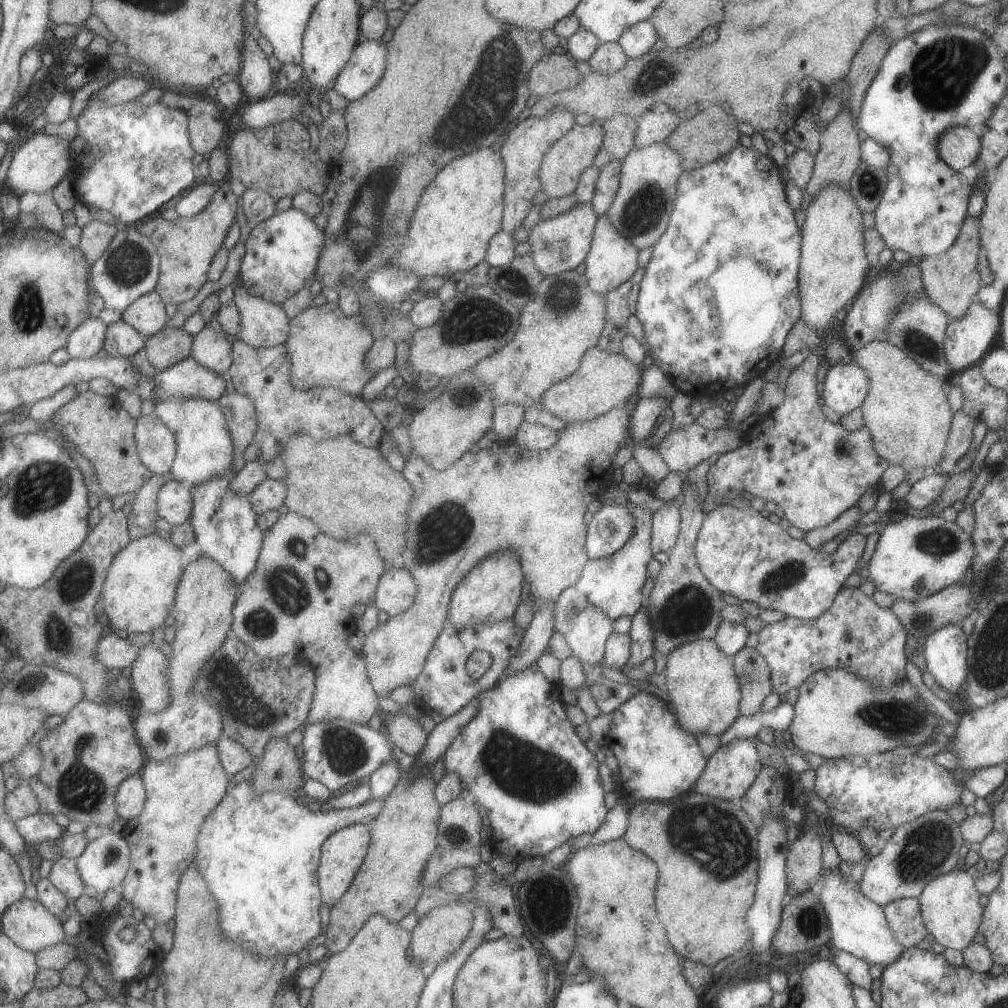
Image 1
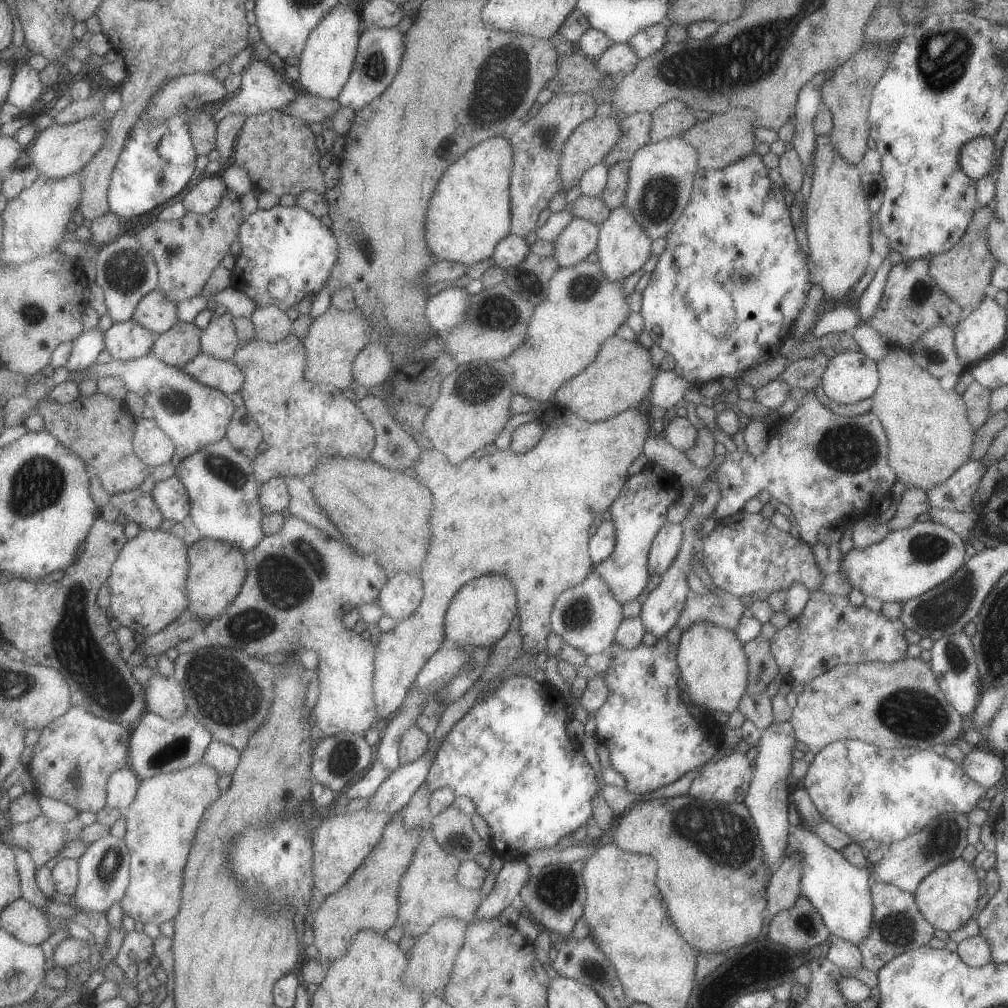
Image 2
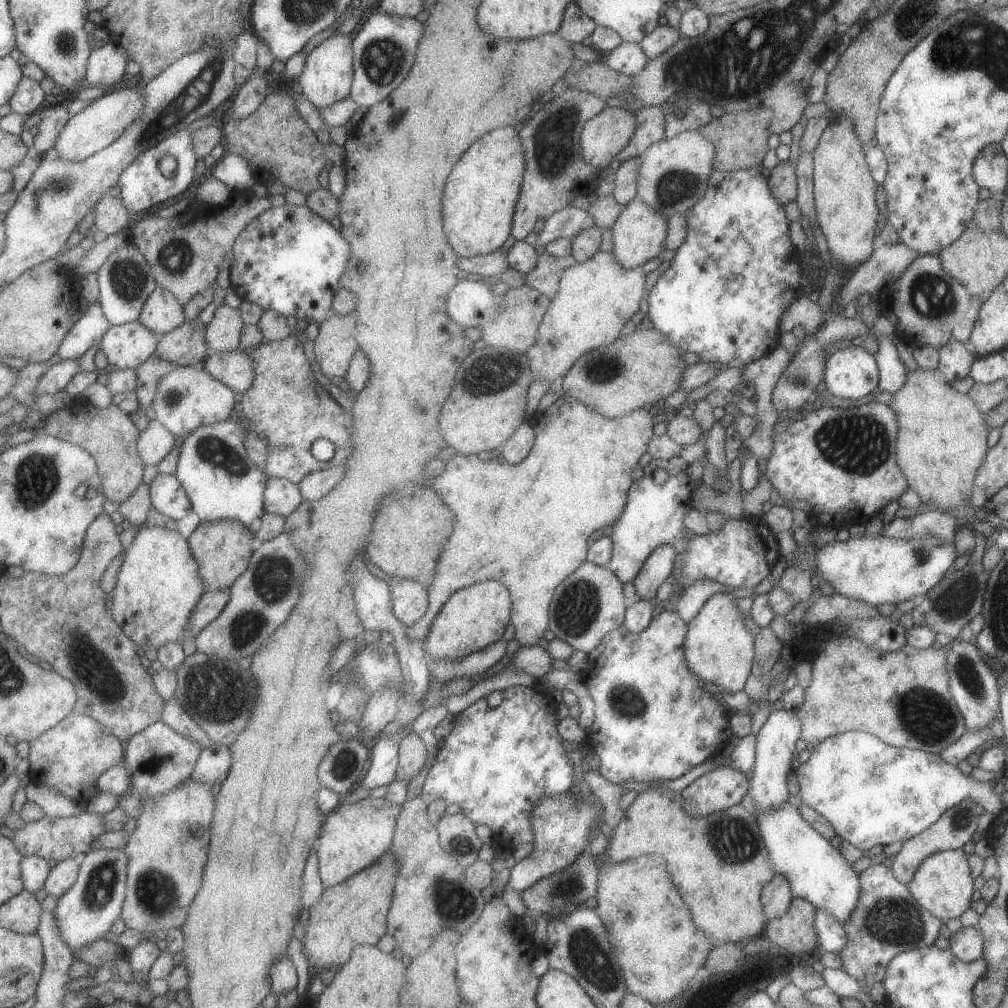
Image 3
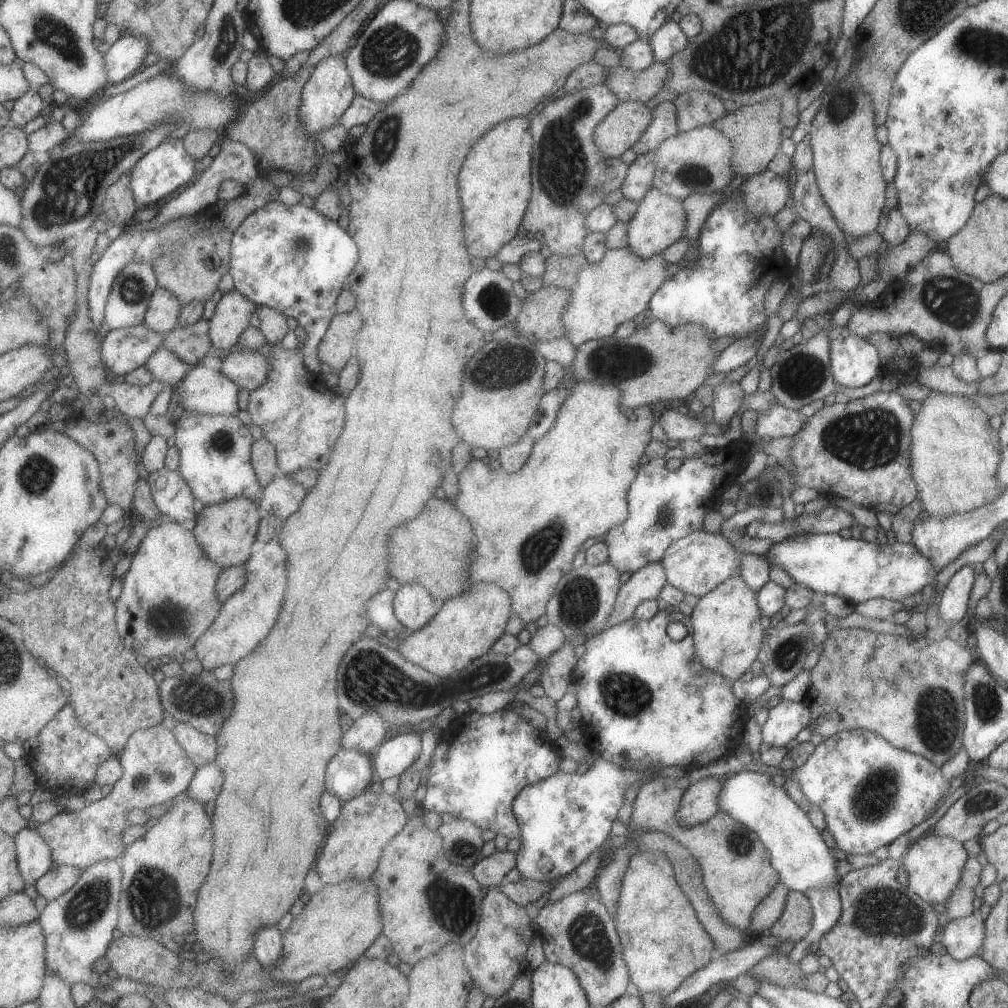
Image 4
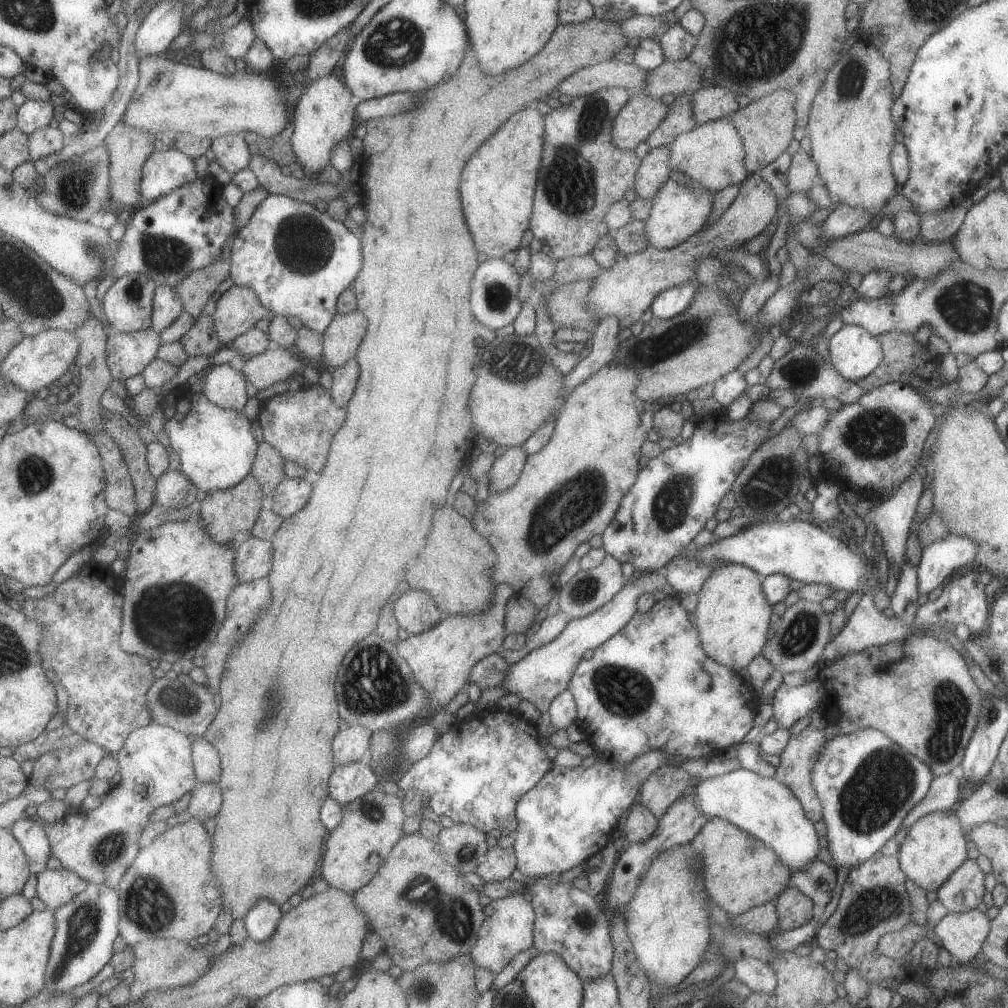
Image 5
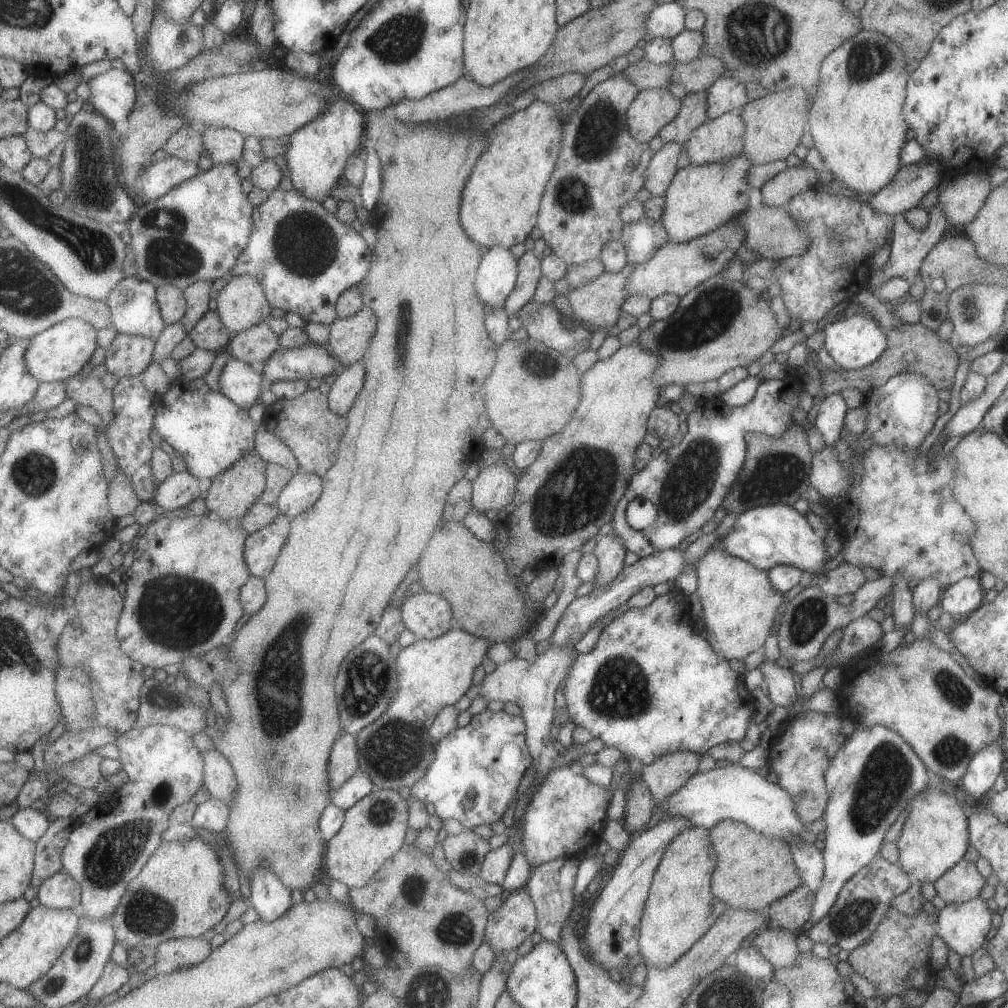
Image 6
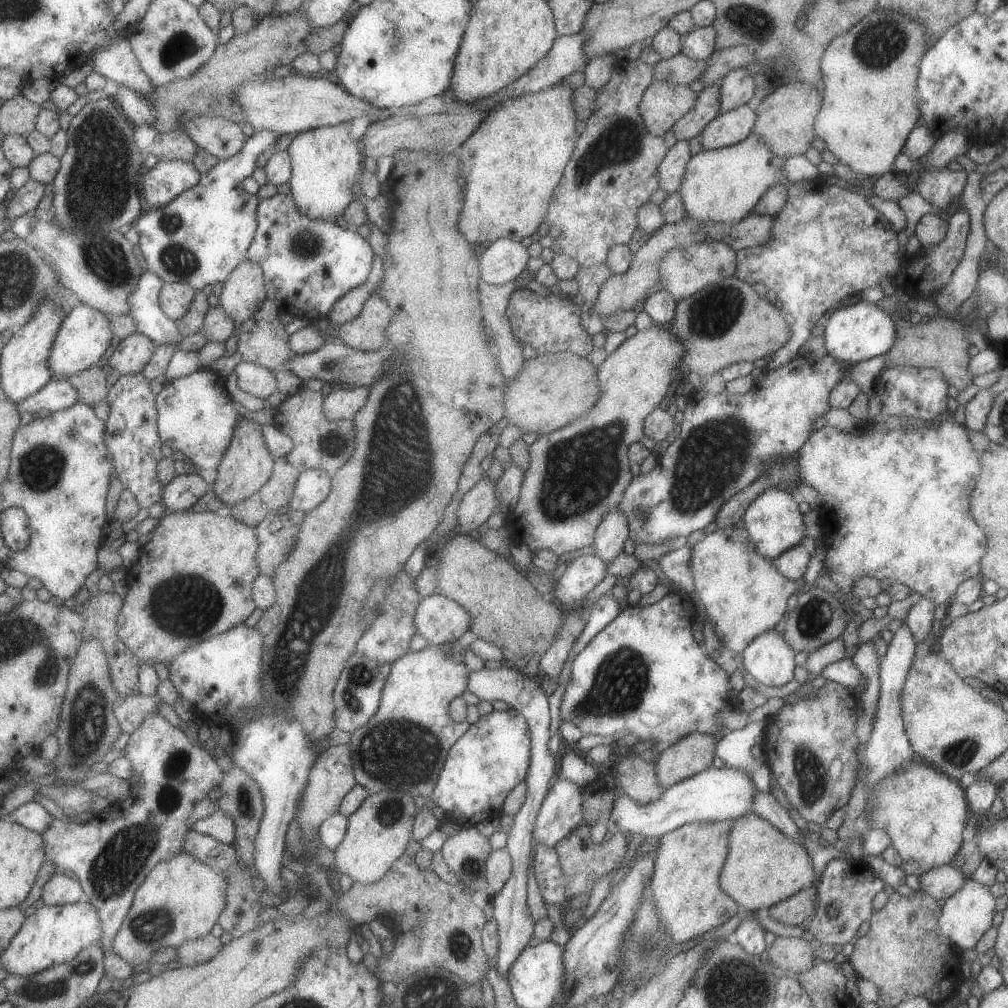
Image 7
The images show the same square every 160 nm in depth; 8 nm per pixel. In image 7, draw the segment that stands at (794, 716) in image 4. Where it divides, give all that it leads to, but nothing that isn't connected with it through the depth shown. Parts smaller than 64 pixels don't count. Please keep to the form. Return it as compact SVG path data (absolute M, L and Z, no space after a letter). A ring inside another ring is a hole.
M769 629L761 634L758 634L755 639L741 651L742 664L741 667L751 674L757 683L765 686L775 686L775 688L783 686L794 678L794 668L796 667L793 661L793 656L796 652L790 647L790 644L785 640L783 632L776 632L775 629Z

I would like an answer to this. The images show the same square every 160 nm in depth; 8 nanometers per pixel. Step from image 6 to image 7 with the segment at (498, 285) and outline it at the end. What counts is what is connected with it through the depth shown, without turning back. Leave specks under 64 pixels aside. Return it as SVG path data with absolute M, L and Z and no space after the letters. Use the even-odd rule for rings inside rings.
M501 237L480 256L481 276L489 284L504 285L519 279L531 260L529 248L511 237Z

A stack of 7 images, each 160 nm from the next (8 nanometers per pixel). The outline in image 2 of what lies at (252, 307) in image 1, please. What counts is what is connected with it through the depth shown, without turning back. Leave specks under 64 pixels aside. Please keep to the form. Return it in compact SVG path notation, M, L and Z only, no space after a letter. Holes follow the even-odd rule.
M258 306L251 320L258 338L272 343L287 338L293 332L293 321L284 310L276 306Z

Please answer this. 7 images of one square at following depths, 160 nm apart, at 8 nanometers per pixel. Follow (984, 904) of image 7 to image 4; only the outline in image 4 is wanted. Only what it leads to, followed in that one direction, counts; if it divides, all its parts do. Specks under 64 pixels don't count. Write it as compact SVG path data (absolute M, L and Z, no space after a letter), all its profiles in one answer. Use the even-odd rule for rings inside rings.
M978 912L950 919L939 936L946 953L956 961L962 961L977 955L984 939L984 920Z

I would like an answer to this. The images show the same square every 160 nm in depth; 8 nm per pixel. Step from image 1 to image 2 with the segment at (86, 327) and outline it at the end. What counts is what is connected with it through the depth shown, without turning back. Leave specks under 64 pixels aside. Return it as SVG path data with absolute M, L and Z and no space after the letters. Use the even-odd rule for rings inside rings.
M98 328L85 331L74 340L74 349L65 368L71 373L83 373L97 362L106 348L105 332Z

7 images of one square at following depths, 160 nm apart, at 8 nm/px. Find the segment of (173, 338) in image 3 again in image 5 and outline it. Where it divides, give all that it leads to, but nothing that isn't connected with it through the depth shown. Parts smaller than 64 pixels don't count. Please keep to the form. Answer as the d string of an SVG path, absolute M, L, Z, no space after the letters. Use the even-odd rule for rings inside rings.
M203 313L180 340L191 357L212 356L225 347L218 335L214 315Z

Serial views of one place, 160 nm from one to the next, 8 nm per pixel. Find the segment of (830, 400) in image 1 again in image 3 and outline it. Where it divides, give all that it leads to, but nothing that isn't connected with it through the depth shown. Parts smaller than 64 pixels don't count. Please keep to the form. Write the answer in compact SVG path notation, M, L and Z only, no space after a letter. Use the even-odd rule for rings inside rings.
M849 343L835 349L827 356L822 388L826 388L829 395L857 400L869 394L876 386L878 386L878 368L874 355L869 354L863 347Z

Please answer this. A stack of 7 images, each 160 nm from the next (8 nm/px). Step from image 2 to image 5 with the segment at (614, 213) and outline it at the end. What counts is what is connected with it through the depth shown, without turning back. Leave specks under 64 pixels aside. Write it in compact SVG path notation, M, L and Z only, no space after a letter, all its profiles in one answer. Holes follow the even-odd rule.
M667 179L652 200L649 216L644 220L644 236L647 246L670 249L692 234L704 228L712 211L712 194L701 185L685 186Z

